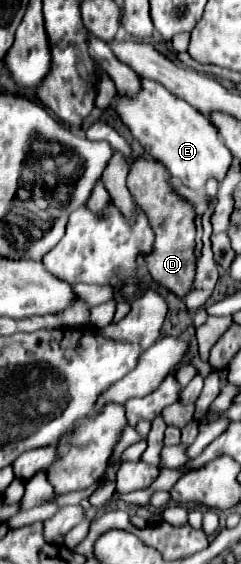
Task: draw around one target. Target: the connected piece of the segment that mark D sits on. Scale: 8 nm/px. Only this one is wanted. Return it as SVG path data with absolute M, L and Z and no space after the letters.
M136 158L134 166L130 168L128 174L128 190L134 196L136 204L148 212L148 218L152 220L152 230L156 232L156 244L152 250L152 256L148 256L148 272L150 276L168 288L172 294L178 298L184 298L194 284L194 274L196 274L196 212L194 206L184 202L170 186L168 182L168 172L162 164L146 158Z

